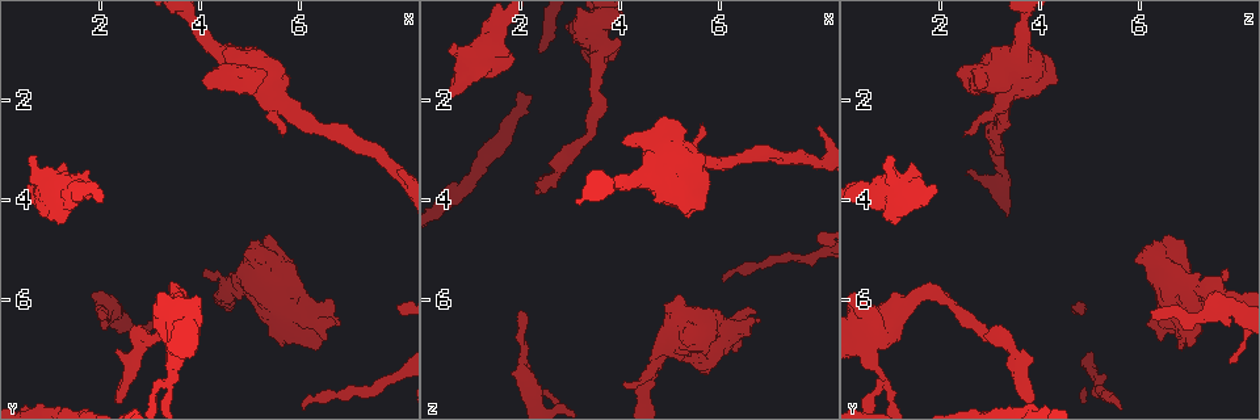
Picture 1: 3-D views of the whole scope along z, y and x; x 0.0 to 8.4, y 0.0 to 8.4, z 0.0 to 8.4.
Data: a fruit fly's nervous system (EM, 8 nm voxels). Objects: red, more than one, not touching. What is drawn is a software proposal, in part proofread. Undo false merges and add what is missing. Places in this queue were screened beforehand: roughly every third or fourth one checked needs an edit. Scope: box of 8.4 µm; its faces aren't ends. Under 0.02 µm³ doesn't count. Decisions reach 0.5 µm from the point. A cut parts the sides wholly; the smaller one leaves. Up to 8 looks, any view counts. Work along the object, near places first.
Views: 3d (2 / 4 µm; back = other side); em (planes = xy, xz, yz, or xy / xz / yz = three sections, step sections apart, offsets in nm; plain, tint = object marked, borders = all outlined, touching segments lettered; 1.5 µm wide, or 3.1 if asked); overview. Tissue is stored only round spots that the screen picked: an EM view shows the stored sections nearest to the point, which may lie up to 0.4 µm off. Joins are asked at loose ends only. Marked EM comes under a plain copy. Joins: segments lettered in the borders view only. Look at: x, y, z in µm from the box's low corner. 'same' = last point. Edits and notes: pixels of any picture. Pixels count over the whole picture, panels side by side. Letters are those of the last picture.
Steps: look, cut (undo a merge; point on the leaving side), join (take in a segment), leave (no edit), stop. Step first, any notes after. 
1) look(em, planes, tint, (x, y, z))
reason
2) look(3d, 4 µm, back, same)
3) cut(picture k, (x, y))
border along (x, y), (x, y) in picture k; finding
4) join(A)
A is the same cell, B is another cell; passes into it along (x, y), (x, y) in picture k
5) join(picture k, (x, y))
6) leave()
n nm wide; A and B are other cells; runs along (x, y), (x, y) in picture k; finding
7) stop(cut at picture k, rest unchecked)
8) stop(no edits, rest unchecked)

look(em, planes, borders, (3.45, 7.60, 0.80))
sudden change in width

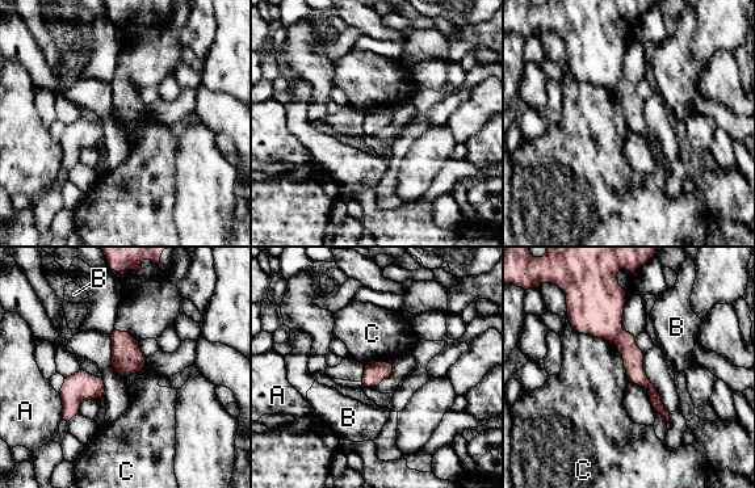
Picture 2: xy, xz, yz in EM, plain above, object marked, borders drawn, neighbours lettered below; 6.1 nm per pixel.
cut(picture 2, (633, 357))
A, B and C are other cells; border along (623, 329), (615, 344) in picture 2; two cells meet here

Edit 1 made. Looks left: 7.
look(overview)
redraw

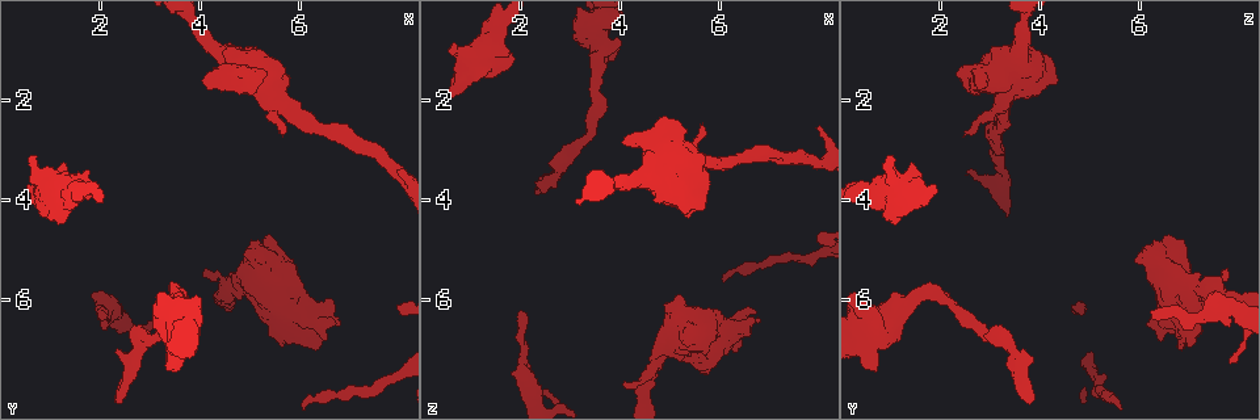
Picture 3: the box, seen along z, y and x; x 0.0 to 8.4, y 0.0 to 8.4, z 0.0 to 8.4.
look(3d, 4 µm, back, (2.10, 6.20, 7.45))
calibre changes

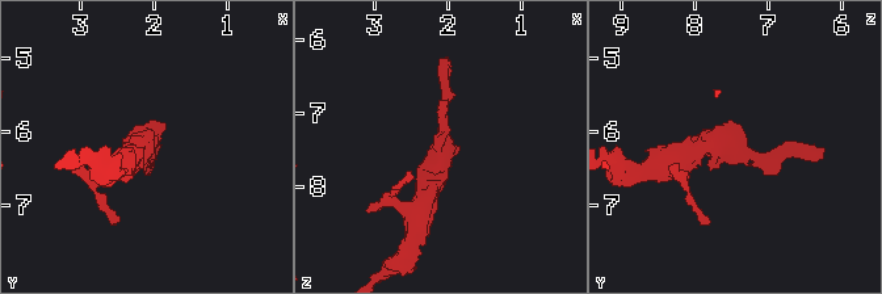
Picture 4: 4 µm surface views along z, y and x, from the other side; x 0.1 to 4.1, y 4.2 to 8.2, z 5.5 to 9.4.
look(em, yz, step 8, tint, (2.10, 6.15, 7.45))

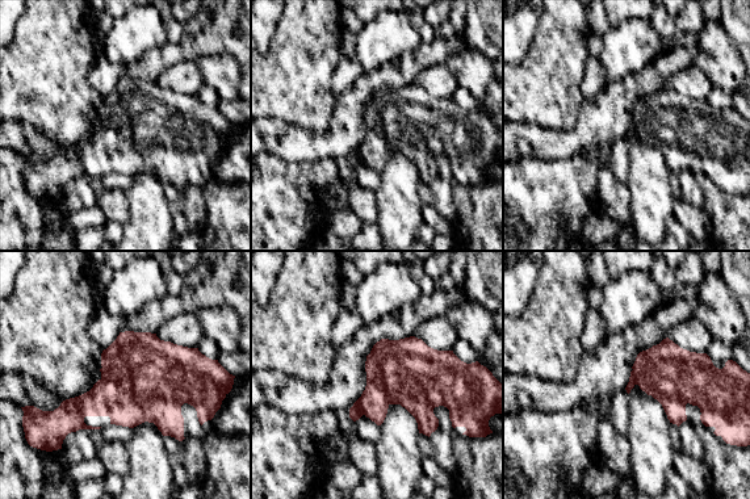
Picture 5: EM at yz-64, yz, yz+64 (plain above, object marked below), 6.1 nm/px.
look(em, planes, borders, same)

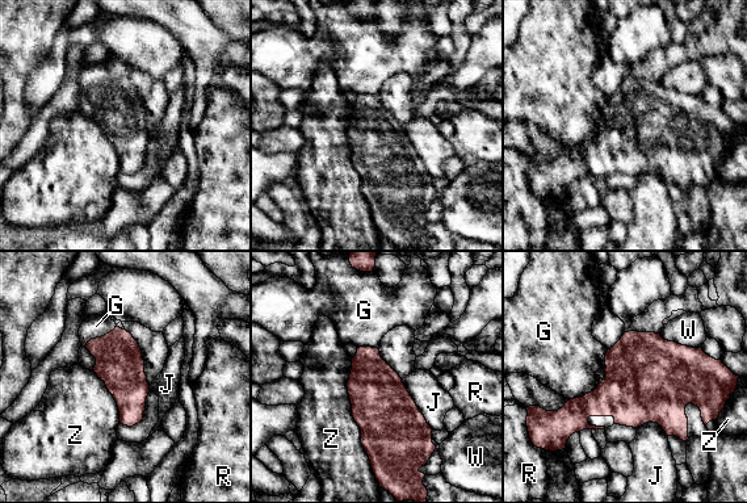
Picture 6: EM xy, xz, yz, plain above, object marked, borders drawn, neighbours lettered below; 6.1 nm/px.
leave()
G, J, R, W and Z are other cells; border along (352, 357), (351, 415), (372, 468) in picture 6; continuous, no second cell

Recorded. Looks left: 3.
look(em, planes, borders, (5.65, 2.65, 2.45))
an open end

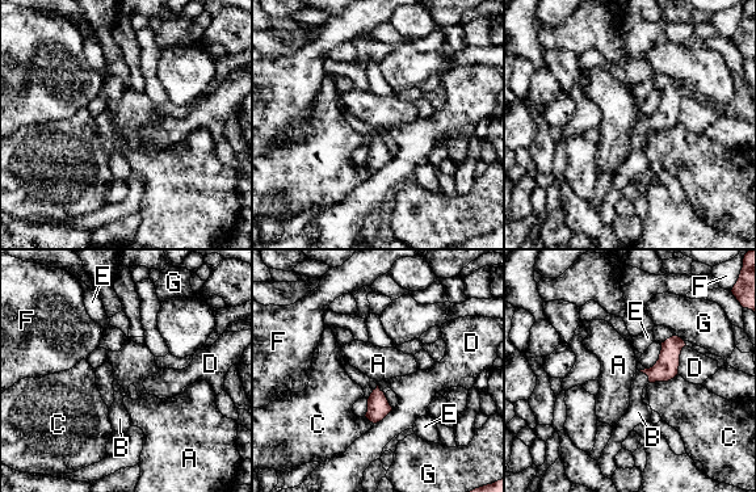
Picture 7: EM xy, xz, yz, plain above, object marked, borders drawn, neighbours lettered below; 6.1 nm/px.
join(picture 7, (638, 412))
D touches over 190 nm; B is the same cell, A, C, D, E, F and G are other cells; the cell continues

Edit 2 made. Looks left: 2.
stop(cut at picture 2, join at picture 7, rest unchecked)

